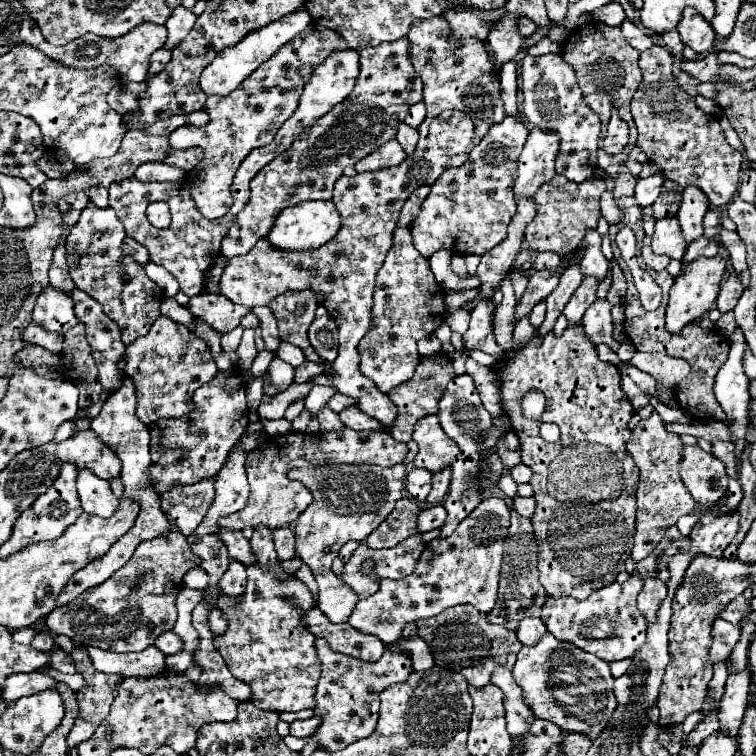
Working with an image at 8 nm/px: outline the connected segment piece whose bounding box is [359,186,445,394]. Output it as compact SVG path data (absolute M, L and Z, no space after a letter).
M429 186L417 188L401 208L399 222L393 234L393 246L381 270L377 272L373 292L373 328L359 342L361 372L371 378L385 394L413 376L421 360L417 352L417 342L425 336L431 336L445 320L445 290L435 280L429 268L429 258L417 252L411 238L411 222L415 220L419 206L427 194Z

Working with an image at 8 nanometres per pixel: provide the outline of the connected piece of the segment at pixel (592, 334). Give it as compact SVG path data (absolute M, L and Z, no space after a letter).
M597 298L597 300L587 308L581 324L583 324L583 328L585 328L587 338L589 338L593 344L607 344L607 346L611 346L613 350L617 350L617 348L619 348L619 342L613 340L611 308L613 308L613 306L611 306L609 300L599 300L599 298Z

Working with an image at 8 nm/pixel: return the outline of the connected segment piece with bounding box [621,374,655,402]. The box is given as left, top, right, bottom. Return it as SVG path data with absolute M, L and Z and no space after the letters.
M623 374L623 376L621 376L621 388L623 388L623 392L625 392L629 398L633 398L635 394L639 394L639 392L641 392L641 394L645 394L645 396L649 398L649 402L651 402L651 400L655 400L651 394L643 392L643 390L641 390L641 388L639 388L639 386L637 386L637 384L627 376L627 374Z

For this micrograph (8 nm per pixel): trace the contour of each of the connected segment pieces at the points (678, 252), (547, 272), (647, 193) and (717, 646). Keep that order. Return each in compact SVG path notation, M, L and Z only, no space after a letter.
M677 218L657 220L653 240L651 240L651 248L653 248L653 252L665 254L665 256L675 258L675 260L683 258L687 242L683 240L683 234L681 234Z
M551 268L533 272L531 278L529 278L529 286L527 286L525 294L521 296L521 302L519 302L517 308L515 308L515 320L527 316L527 314L531 312L531 308L533 308L539 300L547 298L547 296L557 288L559 276L561 276L561 272L553 272Z
M649 176L649 178L639 178L637 186L635 186L635 200L639 206L651 206L659 192L661 192L661 184L663 184L663 176Z
M717 618L713 622L713 644L711 644L711 650L709 650L711 662L717 664L717 662L727 660L731 650L739 642L739 638L741 638L739 626L733 626L731 622L727 622L723 618Z

